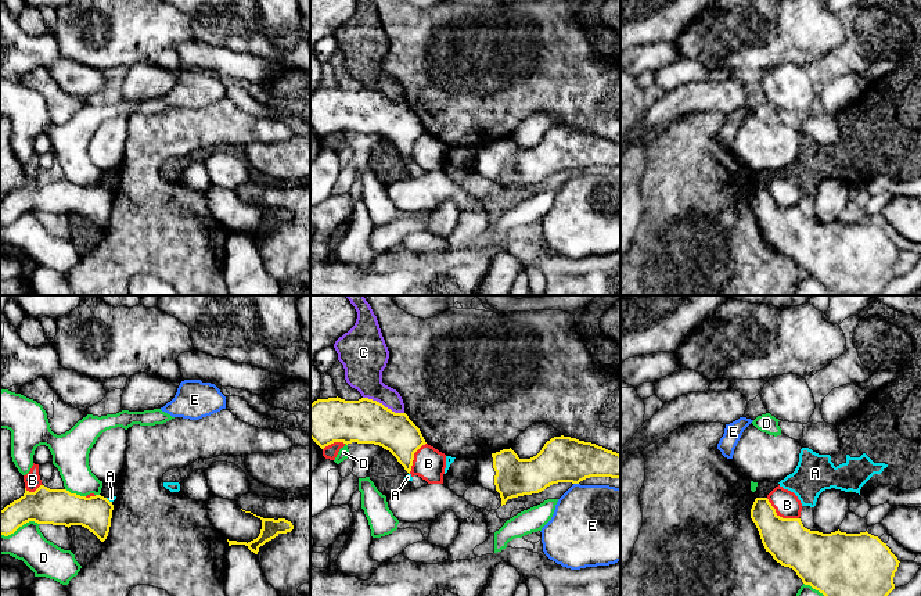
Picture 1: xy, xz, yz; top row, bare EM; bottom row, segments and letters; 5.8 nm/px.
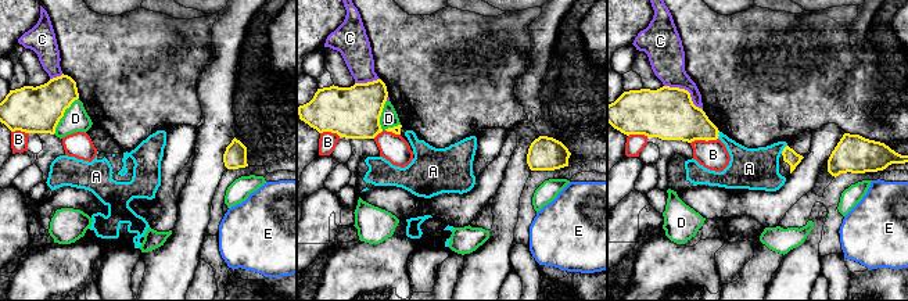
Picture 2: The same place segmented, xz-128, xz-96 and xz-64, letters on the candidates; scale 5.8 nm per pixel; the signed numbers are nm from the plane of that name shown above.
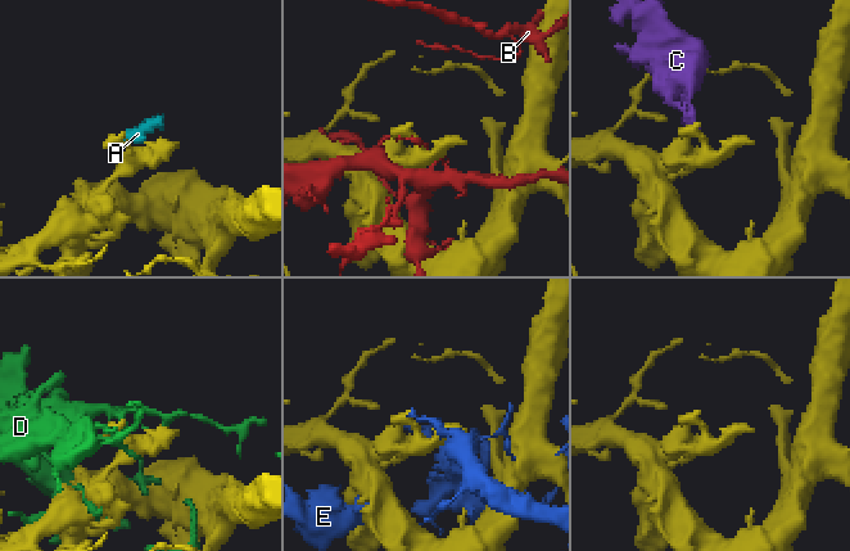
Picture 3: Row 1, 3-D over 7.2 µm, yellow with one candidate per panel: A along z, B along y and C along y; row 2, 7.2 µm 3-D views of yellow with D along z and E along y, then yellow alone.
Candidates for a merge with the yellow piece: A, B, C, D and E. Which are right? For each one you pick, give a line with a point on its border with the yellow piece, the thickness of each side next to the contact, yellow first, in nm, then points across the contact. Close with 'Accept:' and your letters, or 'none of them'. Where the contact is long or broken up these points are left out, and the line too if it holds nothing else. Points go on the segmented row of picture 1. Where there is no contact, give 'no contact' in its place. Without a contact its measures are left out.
Accept: none of them

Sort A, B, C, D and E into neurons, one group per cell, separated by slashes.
A / B / C / D / E

